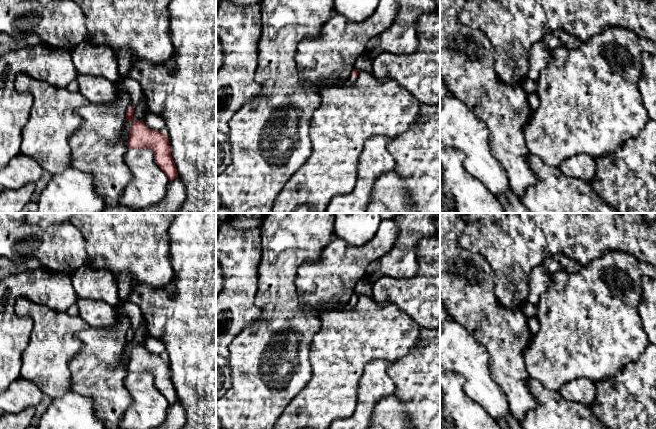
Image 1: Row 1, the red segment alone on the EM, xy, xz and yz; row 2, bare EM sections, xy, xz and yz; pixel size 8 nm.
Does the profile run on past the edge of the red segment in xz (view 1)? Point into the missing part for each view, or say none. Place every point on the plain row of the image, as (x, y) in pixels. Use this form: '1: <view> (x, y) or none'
1: xz (351, 304)

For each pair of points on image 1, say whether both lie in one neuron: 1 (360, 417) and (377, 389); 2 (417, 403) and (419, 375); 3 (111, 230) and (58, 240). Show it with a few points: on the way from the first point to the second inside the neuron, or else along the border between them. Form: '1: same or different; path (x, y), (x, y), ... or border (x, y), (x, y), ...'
1: same; path (363, 410), (370, 396)
2: same; path (419, 396), (419, 382)
3: different; border (71, 223), (85, 241), (88, 258)

